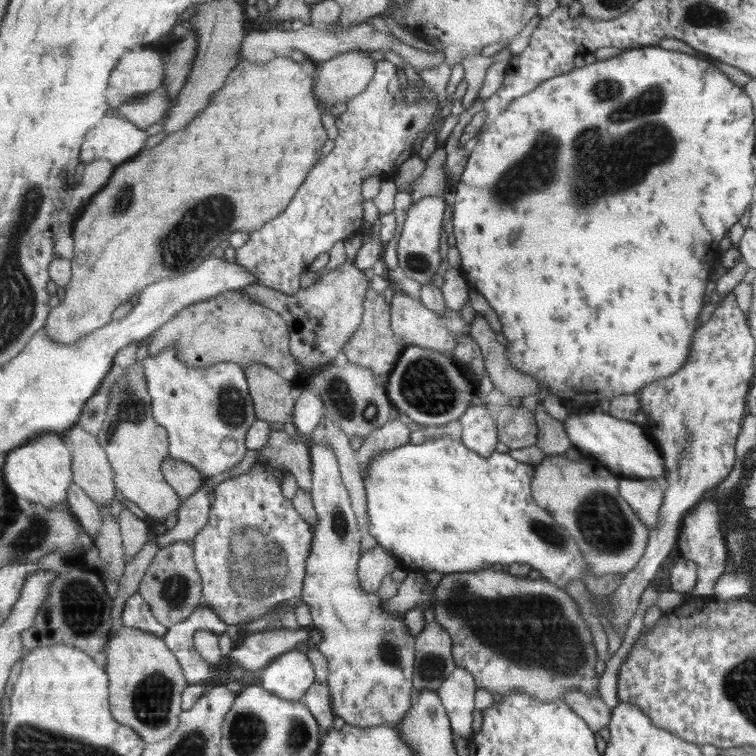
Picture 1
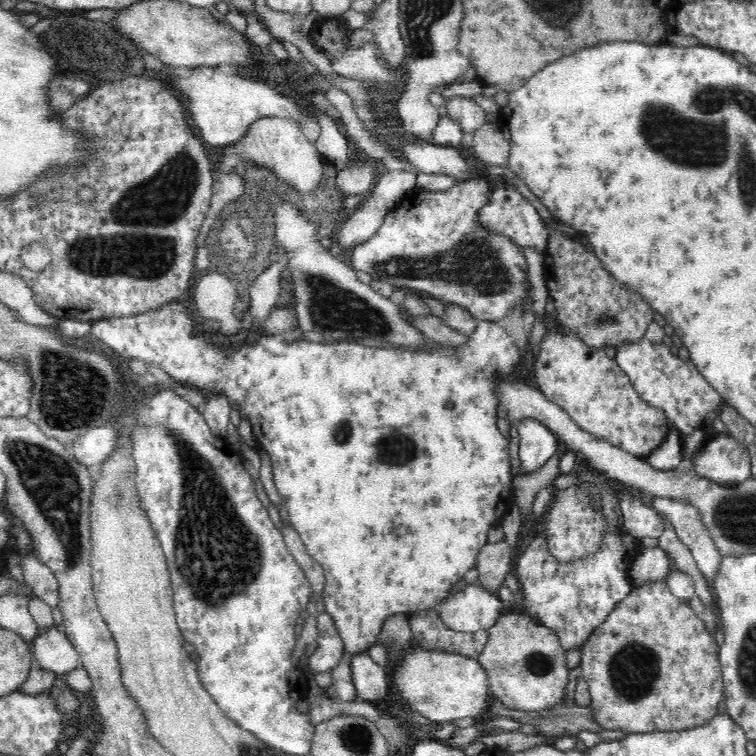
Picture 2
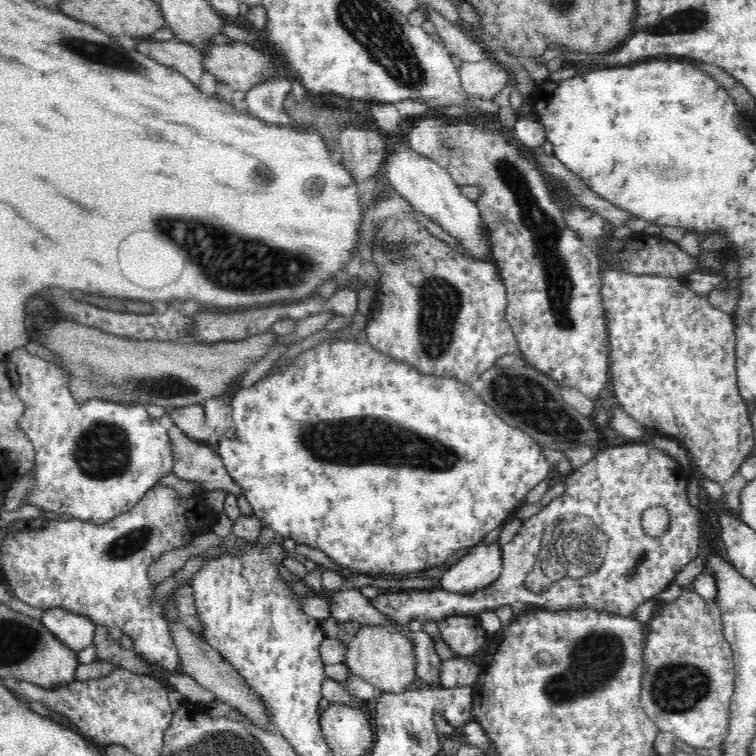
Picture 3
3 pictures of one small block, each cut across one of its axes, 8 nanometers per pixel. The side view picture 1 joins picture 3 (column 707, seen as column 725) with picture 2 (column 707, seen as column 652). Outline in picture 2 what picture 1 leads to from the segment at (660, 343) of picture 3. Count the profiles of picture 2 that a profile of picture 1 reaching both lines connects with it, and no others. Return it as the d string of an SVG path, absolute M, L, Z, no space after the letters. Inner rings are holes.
M642 336L636 342L624 342L616 347L614 356L618 366L628 375L634 391L638 393L644 402L656 409L660 409L666 417L666 421L672 422L674 428L680 431L683 440L683 459L693 462L699 450L704 448L712 436L714 436L713 422L719 418L721 406L726 404L720 393L716 392L713 386L700 374L697 366L690 358L682 359L676 354L674 346L667 346L665 343L656 344ZM655 497L653 506L672 524L677 537L689 548L703 576L713 580L720 568L722 555L704 524L701 512L685 498Z

